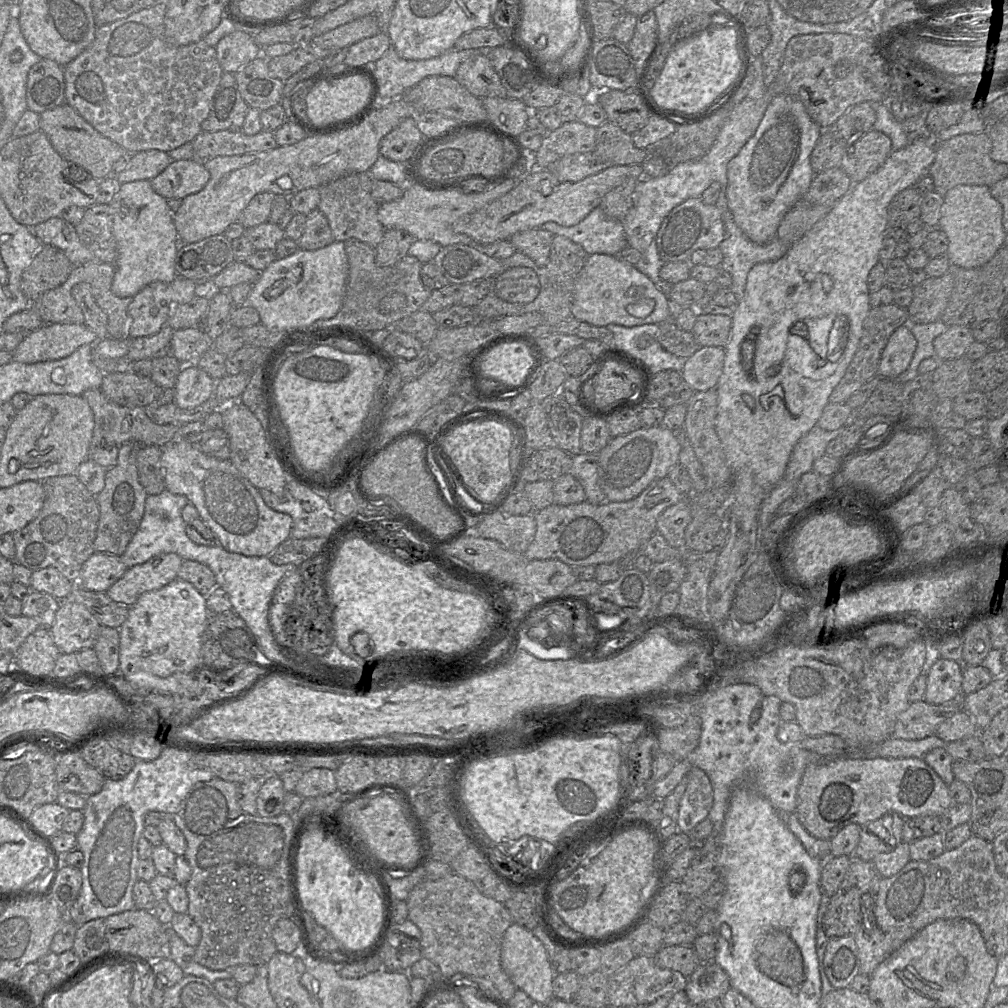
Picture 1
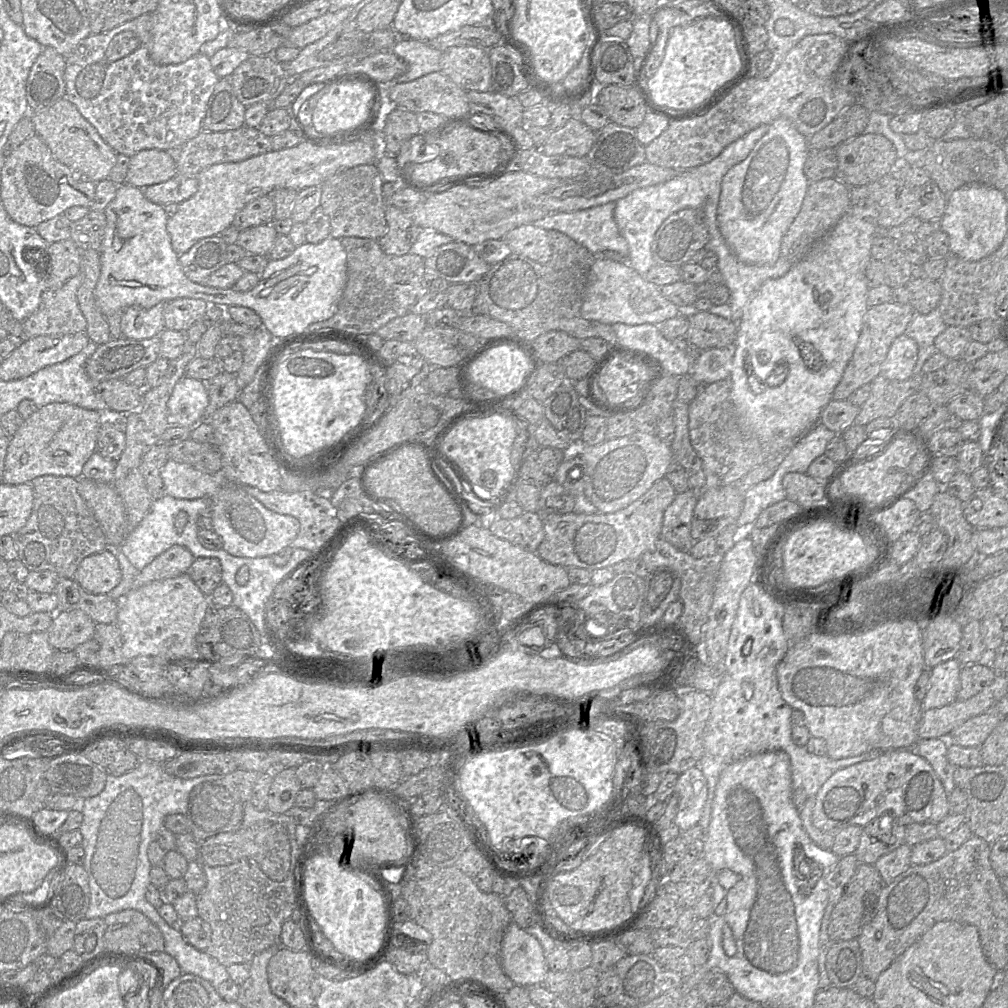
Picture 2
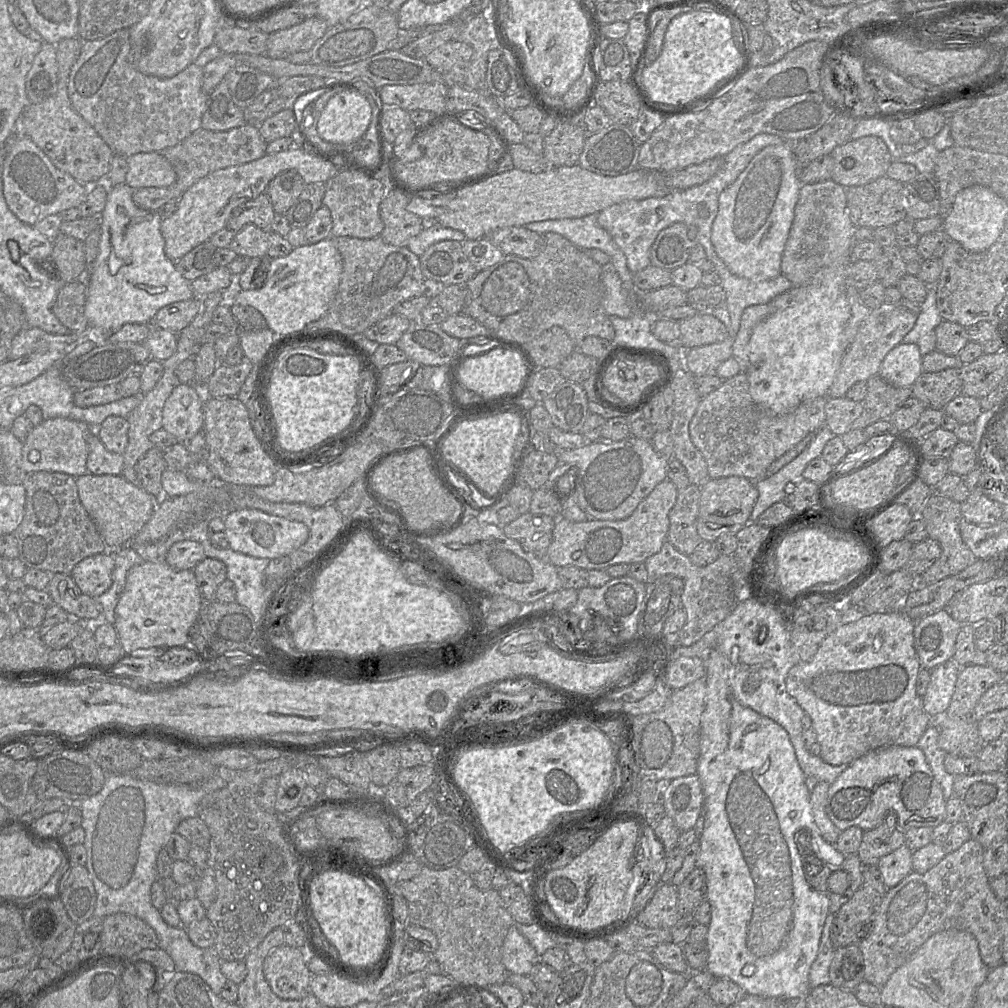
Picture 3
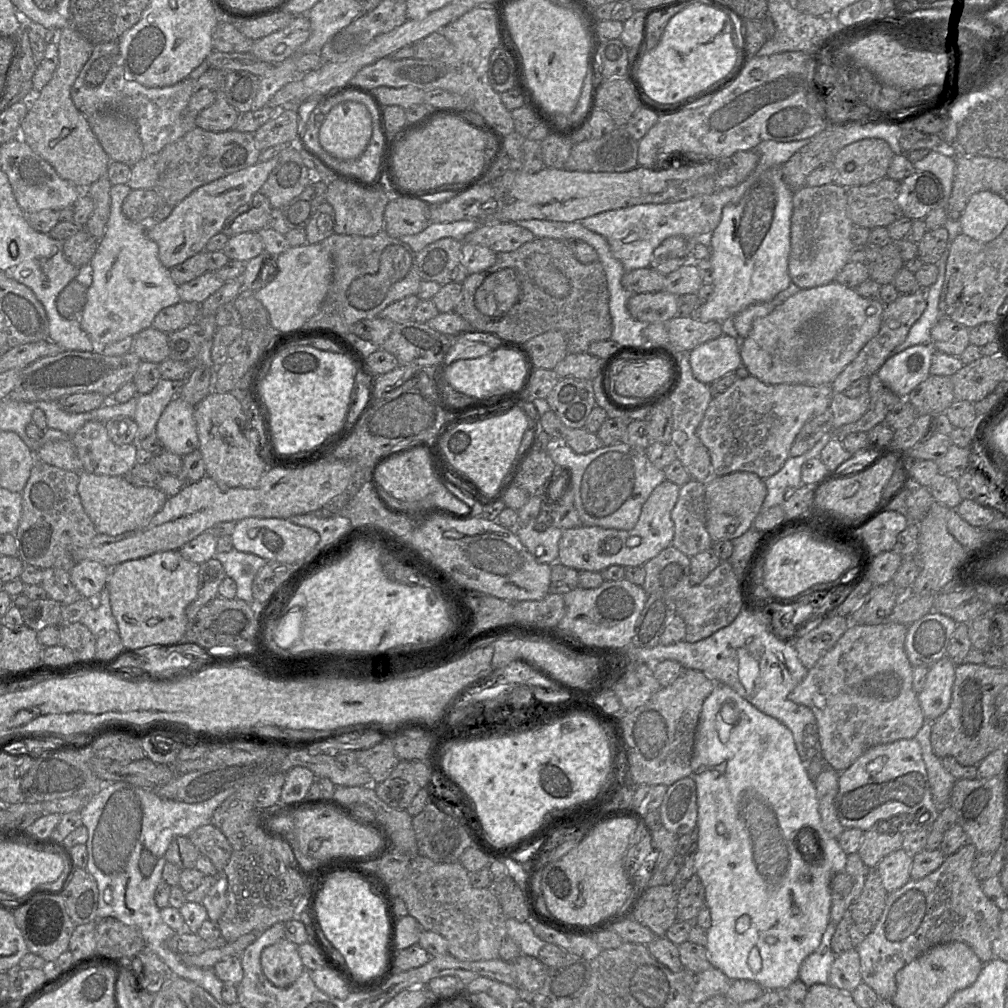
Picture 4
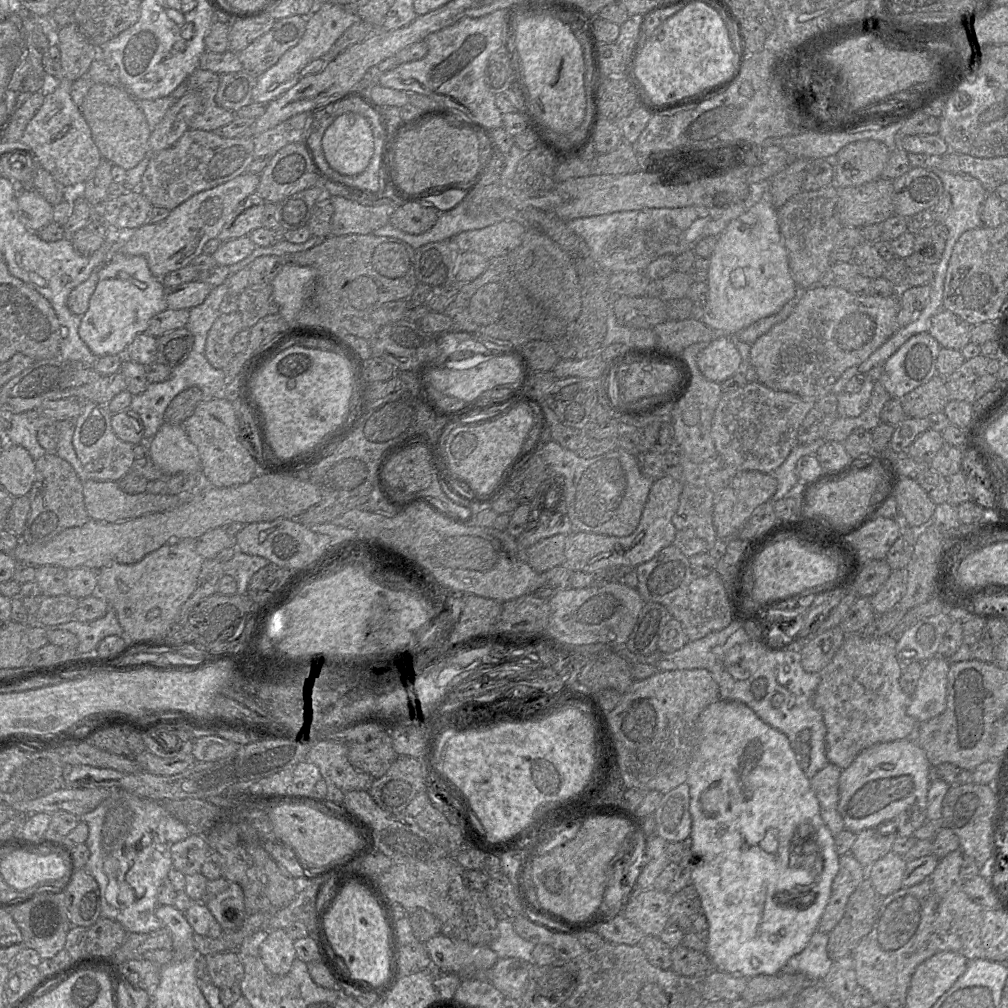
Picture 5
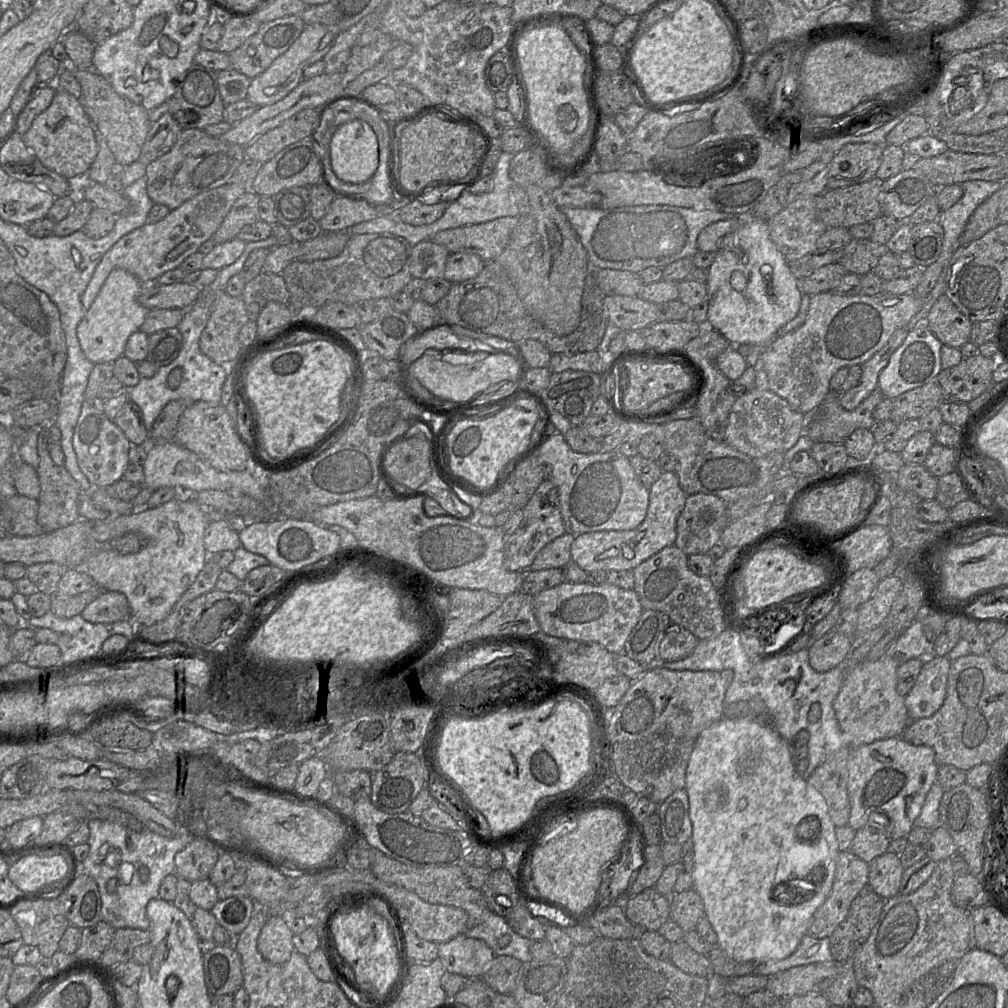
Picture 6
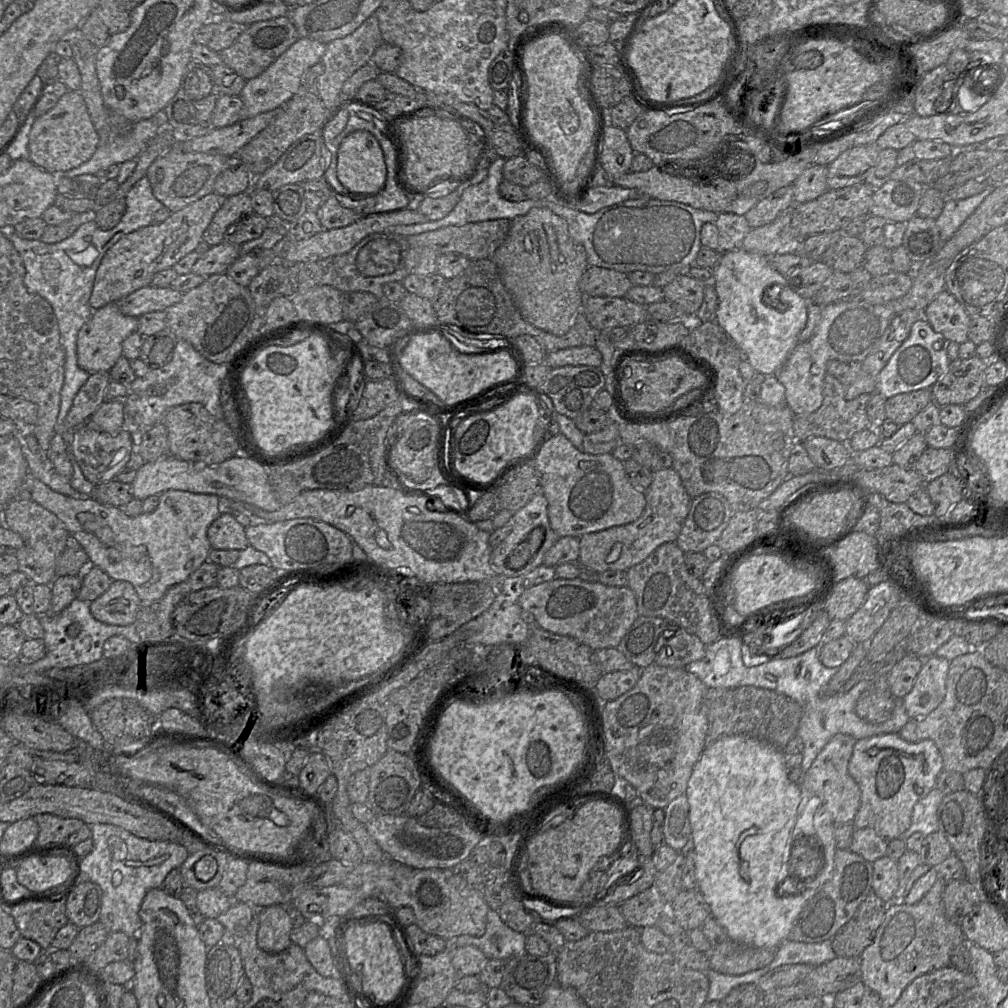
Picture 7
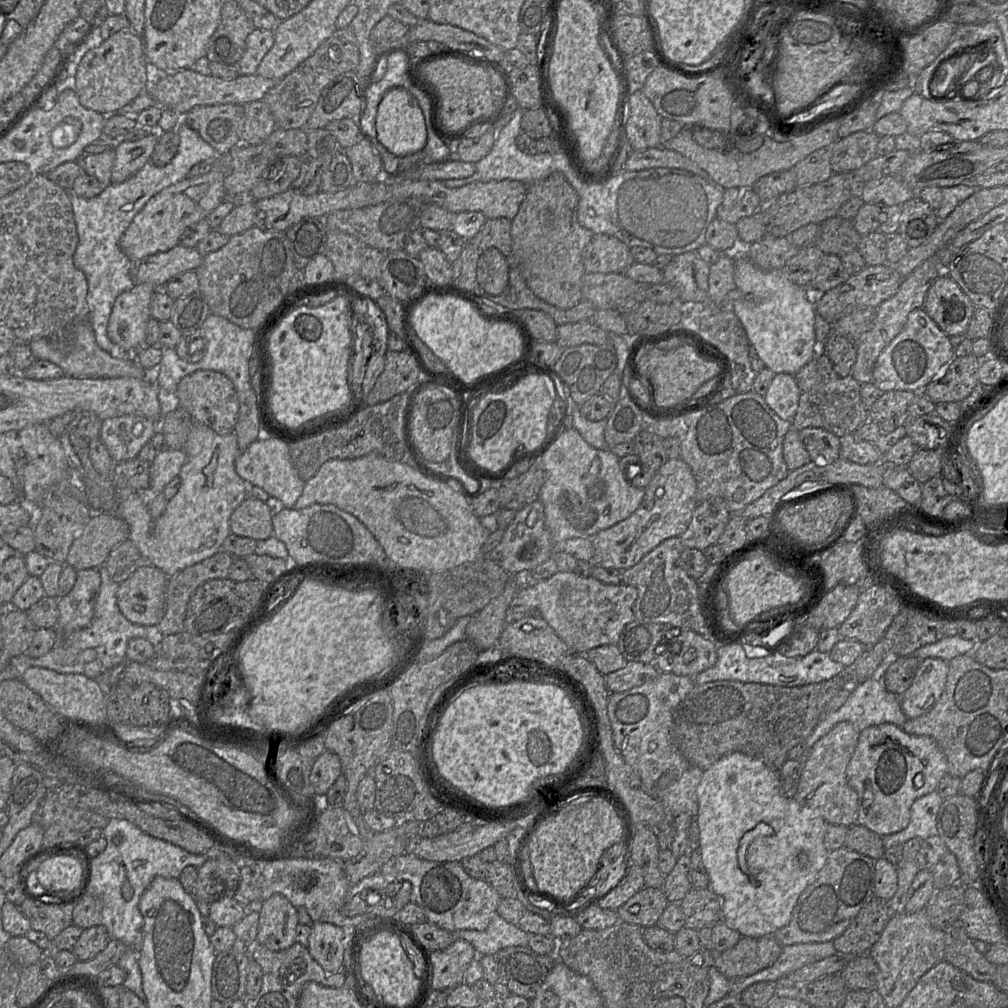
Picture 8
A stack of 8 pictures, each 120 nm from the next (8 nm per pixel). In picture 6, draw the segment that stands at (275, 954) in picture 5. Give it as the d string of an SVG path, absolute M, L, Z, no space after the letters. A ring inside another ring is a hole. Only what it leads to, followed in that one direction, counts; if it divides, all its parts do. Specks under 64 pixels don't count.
M268 916L258 937L258 951L272 964L285 964L294 951L293 936L287 917Z

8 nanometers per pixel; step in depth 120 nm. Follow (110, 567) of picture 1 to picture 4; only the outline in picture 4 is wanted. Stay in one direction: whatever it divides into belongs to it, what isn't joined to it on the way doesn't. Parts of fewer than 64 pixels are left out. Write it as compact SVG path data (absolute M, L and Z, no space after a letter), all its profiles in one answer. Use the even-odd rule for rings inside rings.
M92 560L76 563L69 570L71 582L86 599L96 599L101 590L106 587L110 569Z

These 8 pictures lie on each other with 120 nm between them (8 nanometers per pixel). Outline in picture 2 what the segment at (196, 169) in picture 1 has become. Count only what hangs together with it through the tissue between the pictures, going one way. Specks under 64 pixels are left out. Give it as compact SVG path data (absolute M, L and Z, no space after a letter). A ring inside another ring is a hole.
M177 173L168 181L147 186L142 190L149 201L159 205L165 205L166 203L180 204L193 196L197 192L197 189L197 176L187 177Z

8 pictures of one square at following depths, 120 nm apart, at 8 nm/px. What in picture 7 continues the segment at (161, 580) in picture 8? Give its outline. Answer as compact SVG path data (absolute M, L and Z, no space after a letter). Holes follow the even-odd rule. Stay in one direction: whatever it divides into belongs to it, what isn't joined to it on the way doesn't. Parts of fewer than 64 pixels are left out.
M113 581L109 589L90 604L93 617L105 624L126 626L133 624L141 608L141 601L133 585Z

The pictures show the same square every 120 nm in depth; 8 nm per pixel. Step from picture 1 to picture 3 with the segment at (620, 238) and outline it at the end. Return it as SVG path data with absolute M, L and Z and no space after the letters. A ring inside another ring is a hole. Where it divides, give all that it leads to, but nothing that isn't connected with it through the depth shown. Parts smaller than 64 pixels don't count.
M598 213L580 218L551 219L531 222L525 225L539 234L555 232L581 249L596 248L604 251L611 258L610 266L617 272L623 285L638 301L638 291L633 284L633 273L627 266L626 256L615 243L608 231L598 223Z

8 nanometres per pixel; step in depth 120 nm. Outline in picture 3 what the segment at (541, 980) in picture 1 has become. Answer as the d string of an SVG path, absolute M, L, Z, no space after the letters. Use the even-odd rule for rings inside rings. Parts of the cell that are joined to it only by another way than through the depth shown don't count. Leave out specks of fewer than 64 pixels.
M512 925L503 944L503 964L509 973L530 976L539 956L529 941Z

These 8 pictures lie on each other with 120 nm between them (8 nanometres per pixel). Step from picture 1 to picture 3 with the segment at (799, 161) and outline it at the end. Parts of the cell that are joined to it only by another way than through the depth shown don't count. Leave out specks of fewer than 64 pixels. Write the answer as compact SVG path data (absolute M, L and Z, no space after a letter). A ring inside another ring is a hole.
M784 142L760 150L736 180L721 192L711 242L733 274L752 280L768 280L781 274L782 254L801 186L792 145Z

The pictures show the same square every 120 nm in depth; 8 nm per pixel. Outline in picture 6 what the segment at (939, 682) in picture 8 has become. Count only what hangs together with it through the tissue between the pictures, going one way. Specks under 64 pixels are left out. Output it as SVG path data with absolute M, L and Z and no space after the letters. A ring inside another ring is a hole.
M928 656L924 659L916 683L904 699L910 720L930 717L942 706L950 666L947 656Z

